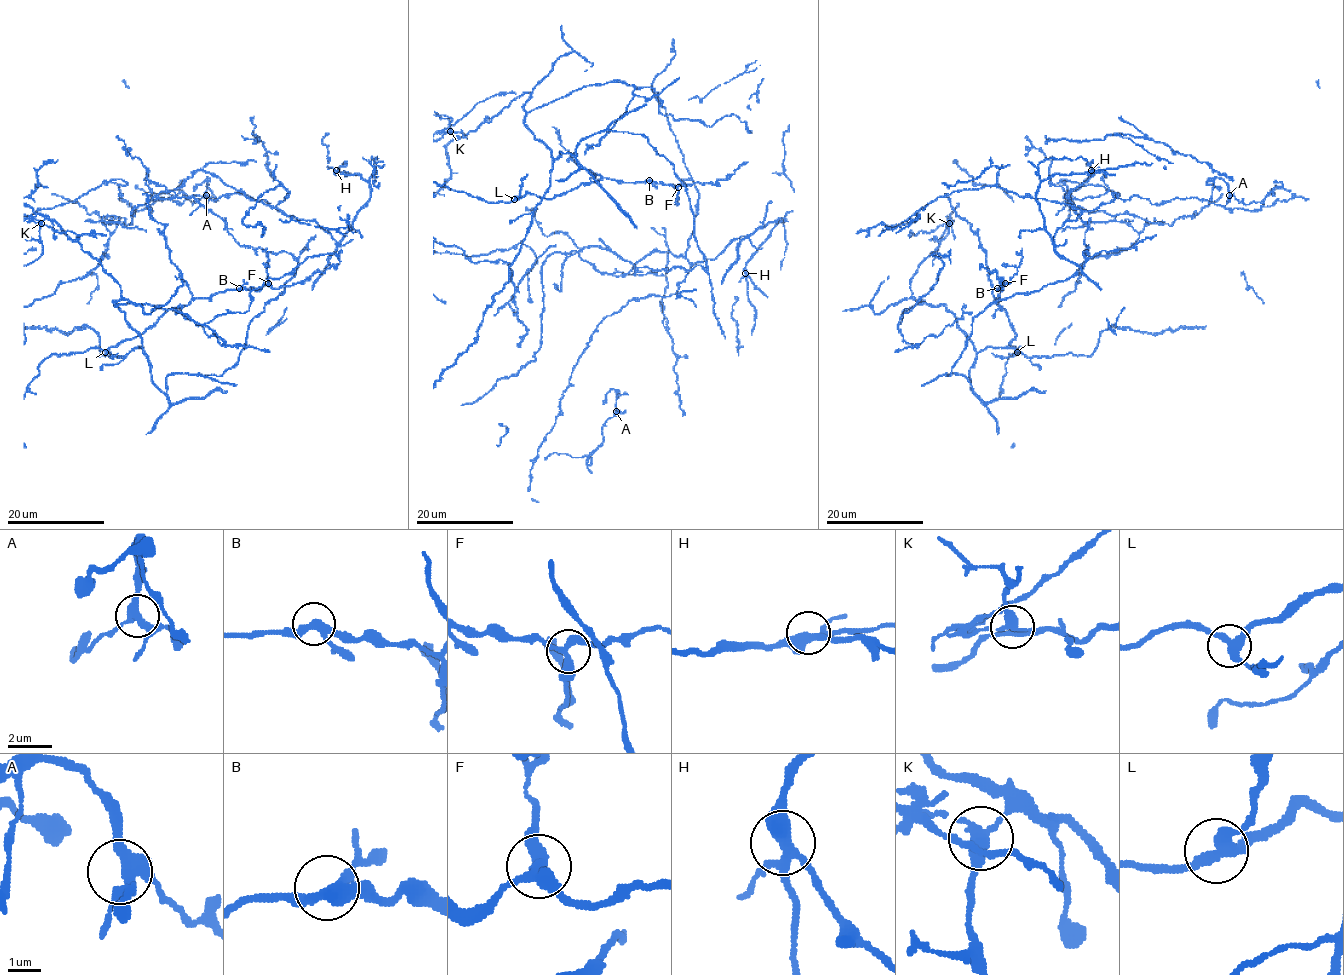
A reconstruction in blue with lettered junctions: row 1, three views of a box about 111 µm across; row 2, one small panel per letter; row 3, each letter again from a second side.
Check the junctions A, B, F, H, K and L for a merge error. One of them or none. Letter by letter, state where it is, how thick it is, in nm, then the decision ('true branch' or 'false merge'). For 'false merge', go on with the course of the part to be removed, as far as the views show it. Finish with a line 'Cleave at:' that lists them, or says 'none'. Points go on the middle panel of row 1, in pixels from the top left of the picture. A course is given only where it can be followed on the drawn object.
A: place (616, 411); calibre 360 nm; true branch
B: place (649, 180); calibre 320 nm; true branch
F: place (678, 187); calibre 300 nm; true branch
H: place (745, 273); calibre 360 nm; true branch
K: place (450, 131); calibre 320 nm; false merge; course (450, 132), (450, 127), (478, 103), (494, 95), (515, 93)
L: place (514, 199); calibre 320 nm; true branch
Cleave at: K

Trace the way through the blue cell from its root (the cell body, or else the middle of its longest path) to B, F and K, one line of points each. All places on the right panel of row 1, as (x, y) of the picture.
B: (1086, 249), (1065, 280), (973, 318), (948, 374), (973, 393), (976, 355), (1014, 347), (997, 288)
F: (1086, 249), (1065, 280), (973, 318), (948, 374), (973, 393), (976, 355), (1014, 347), (995, 300), (1005, 283)
K: (1086, 249), (1065, 280), (973, 318), (948, 374), (973, 393), (973, 342), (910, 289), (949, 222)

